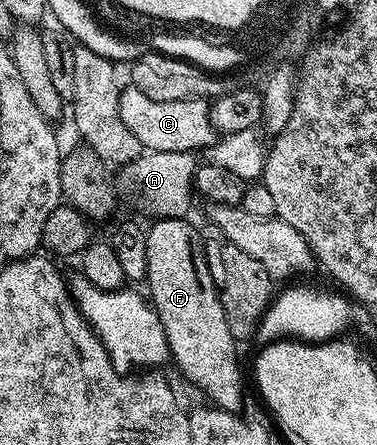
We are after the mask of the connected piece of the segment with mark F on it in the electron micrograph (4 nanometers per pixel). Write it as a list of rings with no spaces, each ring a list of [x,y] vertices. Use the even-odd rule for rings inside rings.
[[[189,218],[154,219],[146,232],[148,241],[148,273],[145,286],[150,286],[149,302],[164,325],[166,340],[170,346],[172,363],[182,370],[182,375],[194,387],[199,387],[207,395],[209,402],[224,411],[241,412],[242,407],[242,367],[238,364],[239,344],[228,329],[226,314],[222,308],[219,284],[212,277],[206,260],[203,236],[198,235]]]

